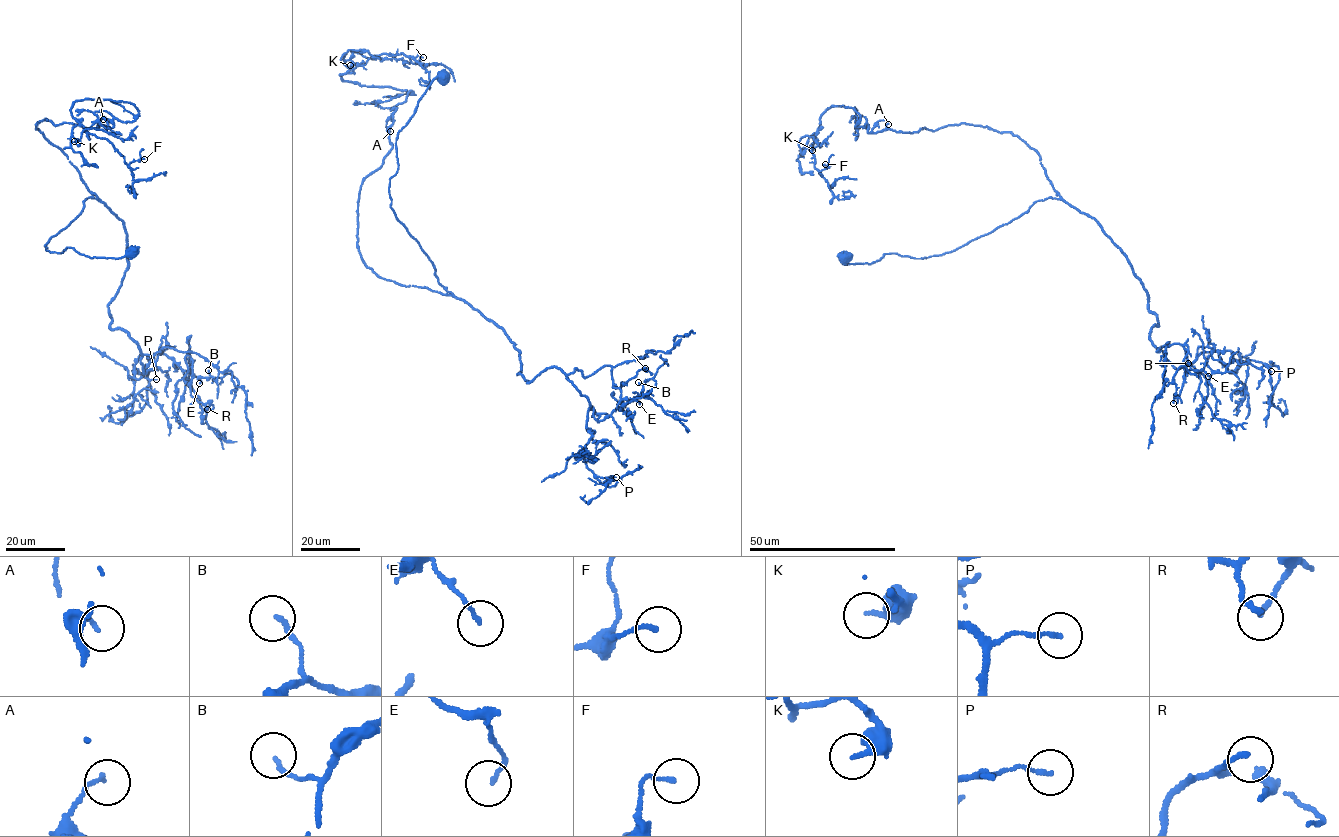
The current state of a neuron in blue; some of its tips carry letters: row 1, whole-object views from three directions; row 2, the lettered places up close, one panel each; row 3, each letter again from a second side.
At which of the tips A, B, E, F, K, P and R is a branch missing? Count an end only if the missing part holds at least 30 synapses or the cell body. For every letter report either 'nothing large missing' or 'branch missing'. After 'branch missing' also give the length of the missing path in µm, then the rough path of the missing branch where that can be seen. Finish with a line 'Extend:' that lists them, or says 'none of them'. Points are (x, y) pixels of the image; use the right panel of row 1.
A: nothing large missing
B: nothing large missing
E: nothing large missing
F: nothing large missing
K: nothing large missing
P: nothing large missing
R: nothing large missing
Extend: none of them

